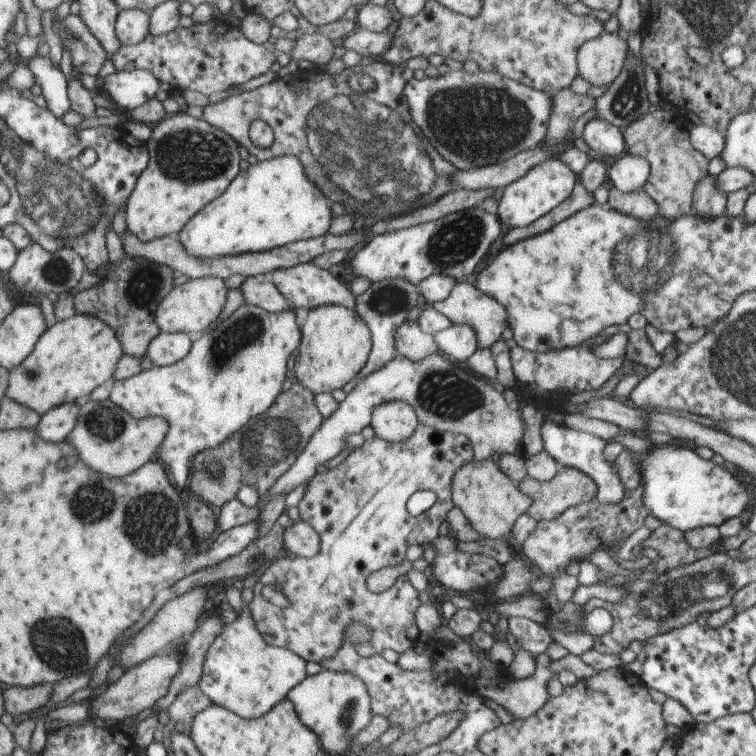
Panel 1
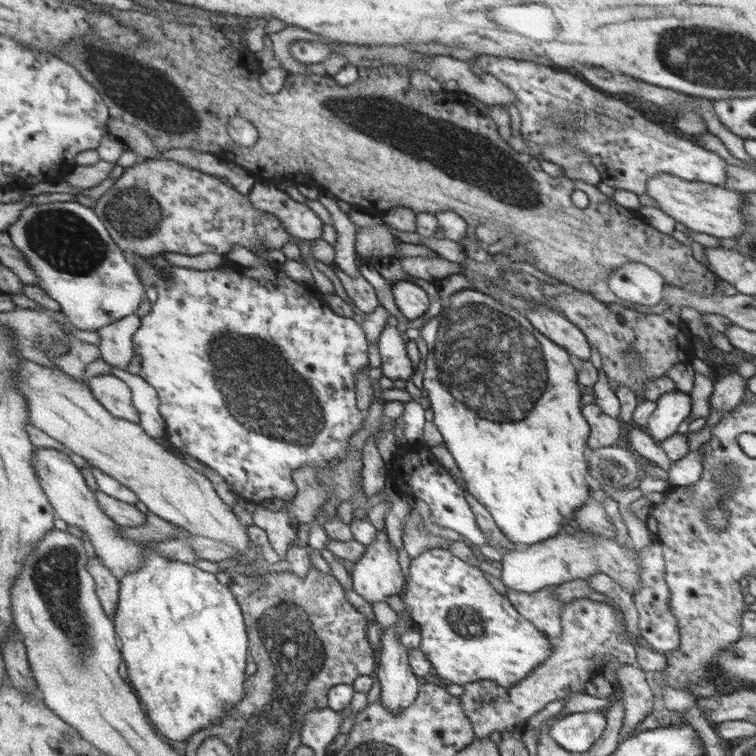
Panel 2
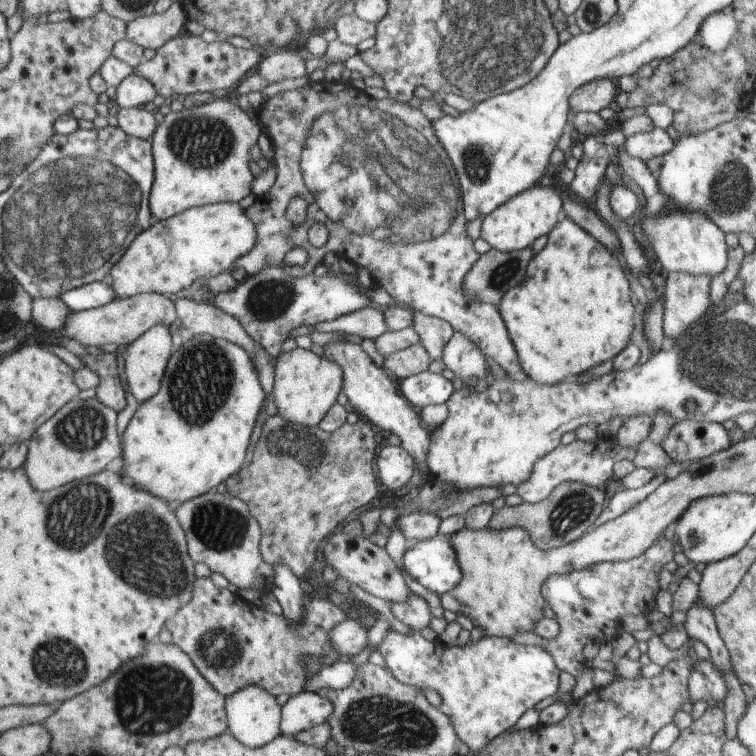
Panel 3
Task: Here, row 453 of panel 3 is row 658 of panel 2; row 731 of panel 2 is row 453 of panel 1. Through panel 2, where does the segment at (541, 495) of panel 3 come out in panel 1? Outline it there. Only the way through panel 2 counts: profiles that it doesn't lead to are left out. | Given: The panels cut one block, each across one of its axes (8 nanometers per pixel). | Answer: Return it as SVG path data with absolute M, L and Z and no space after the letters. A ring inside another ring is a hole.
M439 352L418 361L407 360L406 357L395 354L387 364L354 382L347 390L344 400L338 403L335 412L314 432L290 470L267 494L271 498L286 495L299 484L305 484L316 474L317 466L331 460L343 450L343 442L349 434L359 433L365 426L370 426L371 412L376 407L391 400L401 400L411 406L418 424L466 436L473 449L474 460L487 460L493 454L498 458L501 454L520 451L523 422L517 411L511 410L501 394L495 392L493 383L487 384L485 379L475 378L473 372L465 372L453 366Z

